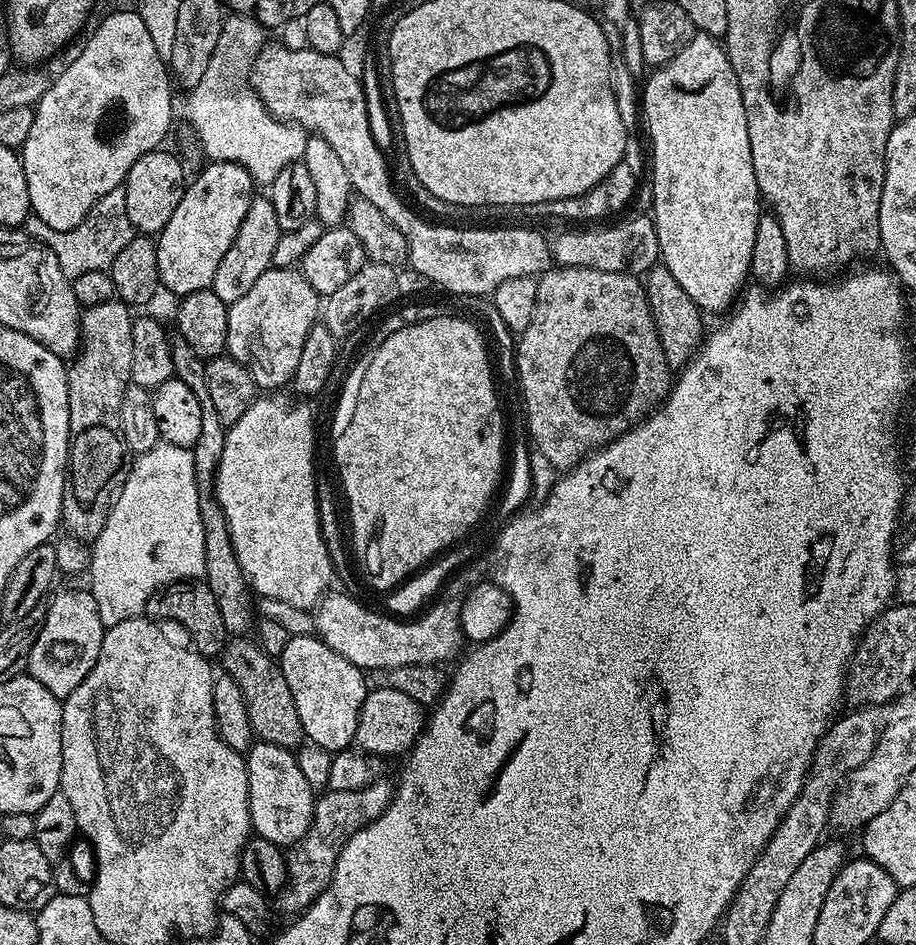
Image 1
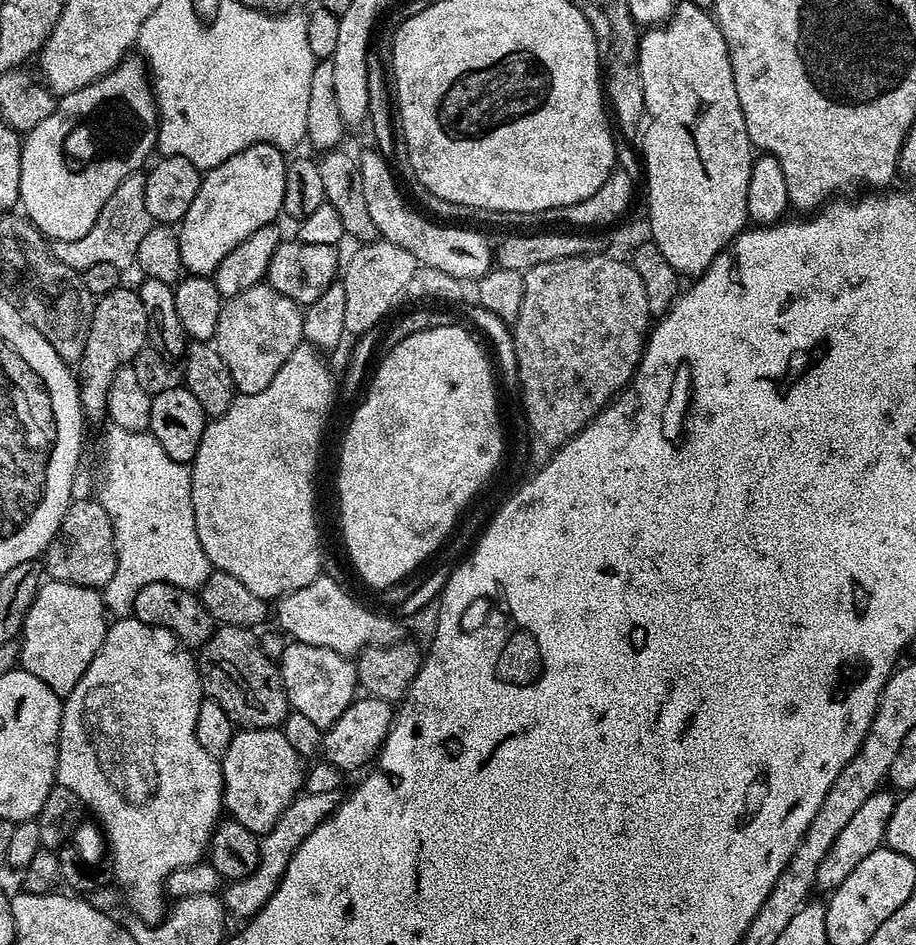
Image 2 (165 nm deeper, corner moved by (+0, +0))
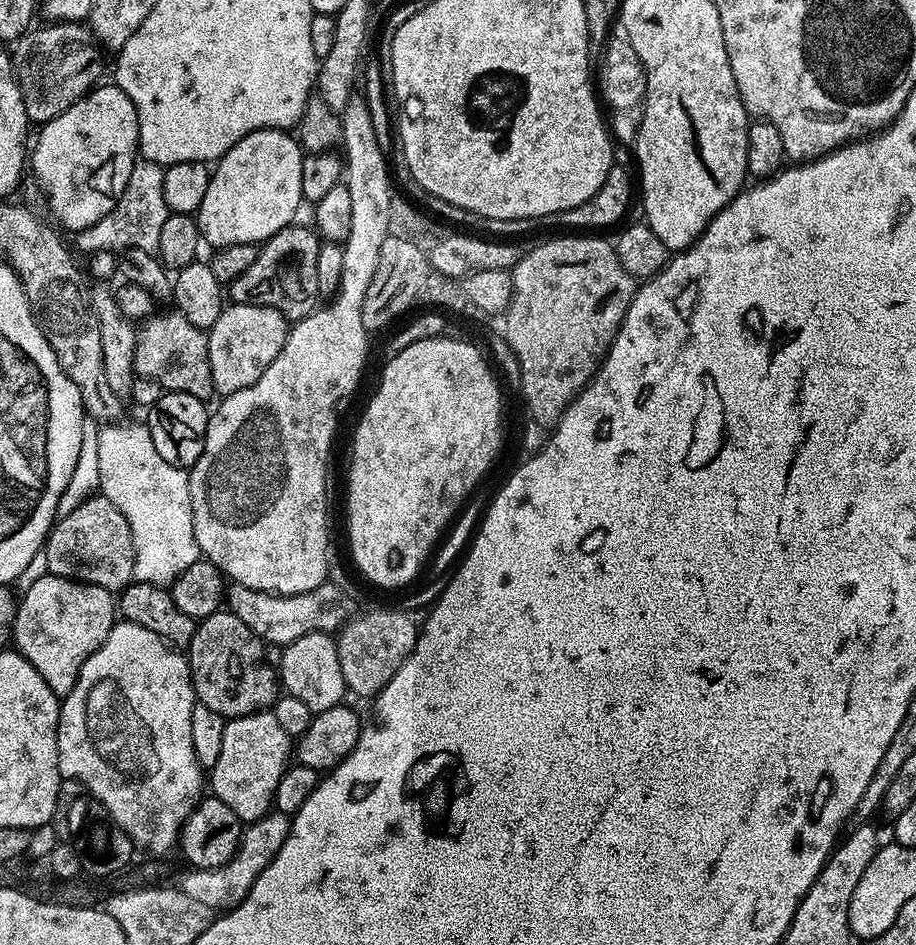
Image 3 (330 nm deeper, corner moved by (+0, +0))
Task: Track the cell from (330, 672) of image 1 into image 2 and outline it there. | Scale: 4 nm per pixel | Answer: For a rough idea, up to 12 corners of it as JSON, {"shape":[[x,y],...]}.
{"shape":[[288,642],[278,661],[291,711],[328,728],[358,696],[356,666]]}

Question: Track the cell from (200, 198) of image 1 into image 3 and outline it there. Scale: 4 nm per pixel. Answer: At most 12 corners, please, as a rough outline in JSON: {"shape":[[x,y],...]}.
{"shape":[[259,128],[215,161],[205,245],[261,245],[304,200],[306,152]]}

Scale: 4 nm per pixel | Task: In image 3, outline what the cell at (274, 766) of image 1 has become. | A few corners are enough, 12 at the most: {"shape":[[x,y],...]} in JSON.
{"shape":[[271,710],[231,717],[211,795],[242,822],[273,807],[293,741]]}

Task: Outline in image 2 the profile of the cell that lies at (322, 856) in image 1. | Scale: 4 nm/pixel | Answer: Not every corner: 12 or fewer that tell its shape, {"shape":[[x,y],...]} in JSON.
{"shape":[[304,792],[259,837],[258,866],[223,889],[225,909],[255,916],[298,846],[340,805]]}

